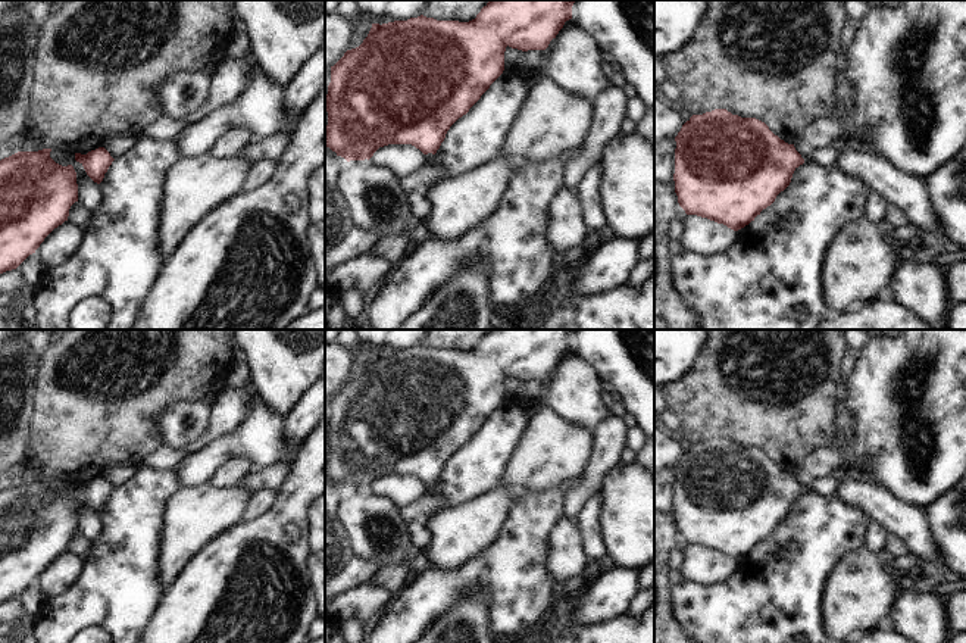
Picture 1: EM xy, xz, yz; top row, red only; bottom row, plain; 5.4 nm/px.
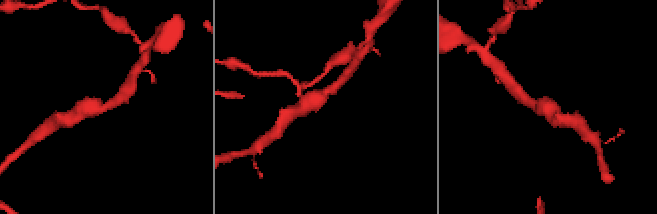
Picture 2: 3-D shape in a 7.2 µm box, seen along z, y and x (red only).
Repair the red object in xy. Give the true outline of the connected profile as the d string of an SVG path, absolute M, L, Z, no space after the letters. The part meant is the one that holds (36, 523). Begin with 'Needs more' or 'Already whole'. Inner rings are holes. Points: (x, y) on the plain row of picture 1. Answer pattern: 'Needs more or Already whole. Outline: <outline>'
Already whole. Outline: M51 478L18 481L0 490L0 603L16 599L29 584L35 583L44 568L68 550L71 536L78 531L74 496L56 493L50 481Z

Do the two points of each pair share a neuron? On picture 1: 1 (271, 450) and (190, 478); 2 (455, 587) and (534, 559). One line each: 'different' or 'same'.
1: same
2: same

